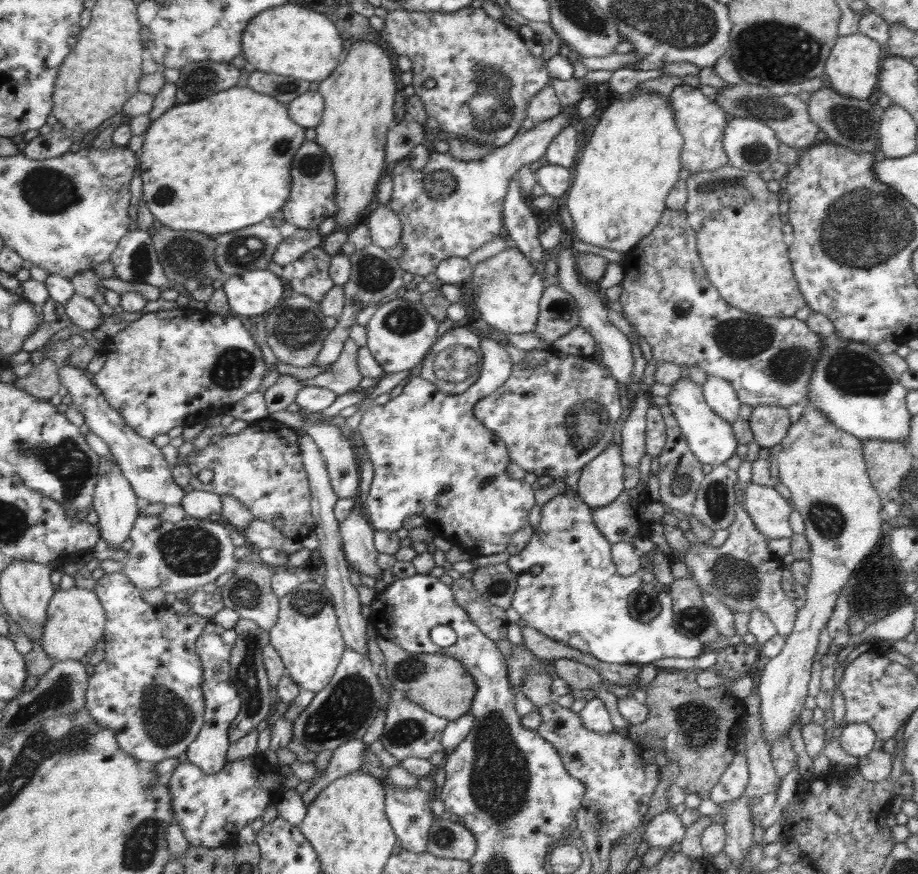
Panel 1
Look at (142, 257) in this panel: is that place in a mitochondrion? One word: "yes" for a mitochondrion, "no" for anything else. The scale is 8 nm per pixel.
yes

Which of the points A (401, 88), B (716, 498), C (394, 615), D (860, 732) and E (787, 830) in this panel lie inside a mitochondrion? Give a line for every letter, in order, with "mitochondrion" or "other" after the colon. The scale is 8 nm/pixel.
A: other
B: mitochondrion
C: other
D: other
E: other

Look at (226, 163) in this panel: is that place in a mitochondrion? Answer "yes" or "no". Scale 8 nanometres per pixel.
no

